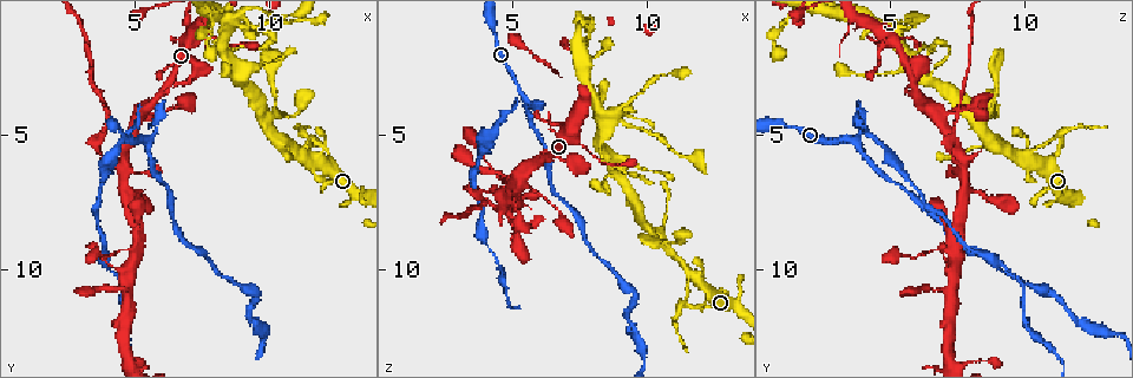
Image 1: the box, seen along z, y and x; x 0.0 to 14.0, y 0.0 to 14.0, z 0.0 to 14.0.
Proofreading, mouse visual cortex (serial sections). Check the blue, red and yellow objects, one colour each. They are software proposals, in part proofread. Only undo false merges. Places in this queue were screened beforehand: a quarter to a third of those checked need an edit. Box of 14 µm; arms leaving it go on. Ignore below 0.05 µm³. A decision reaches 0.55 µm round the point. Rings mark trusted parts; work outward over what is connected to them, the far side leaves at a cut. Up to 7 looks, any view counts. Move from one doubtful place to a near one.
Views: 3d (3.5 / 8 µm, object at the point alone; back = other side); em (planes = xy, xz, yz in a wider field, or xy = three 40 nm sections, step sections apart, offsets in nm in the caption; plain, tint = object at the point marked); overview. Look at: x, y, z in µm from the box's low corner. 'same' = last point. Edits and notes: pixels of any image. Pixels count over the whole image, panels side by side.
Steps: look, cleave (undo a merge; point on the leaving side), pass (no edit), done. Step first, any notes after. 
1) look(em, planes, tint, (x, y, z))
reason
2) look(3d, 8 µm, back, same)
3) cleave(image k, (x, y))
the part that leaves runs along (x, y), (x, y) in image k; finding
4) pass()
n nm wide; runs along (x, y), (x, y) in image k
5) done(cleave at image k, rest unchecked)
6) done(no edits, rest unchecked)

look(3d, 3.5 µm, (5.4, 5.2, 3.7))
thin neck

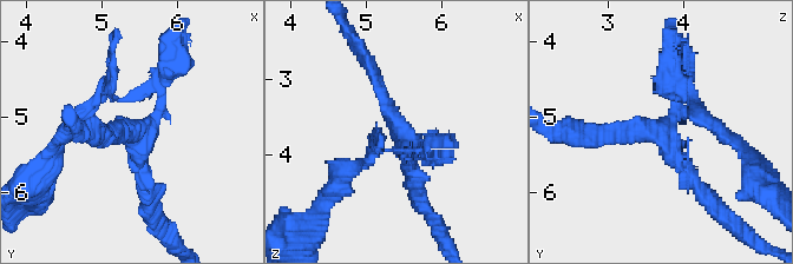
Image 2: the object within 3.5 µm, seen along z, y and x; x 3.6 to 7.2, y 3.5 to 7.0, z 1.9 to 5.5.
look(em, xy, step 2, tint, (5.45, 5.20, 3.65))
now the EM

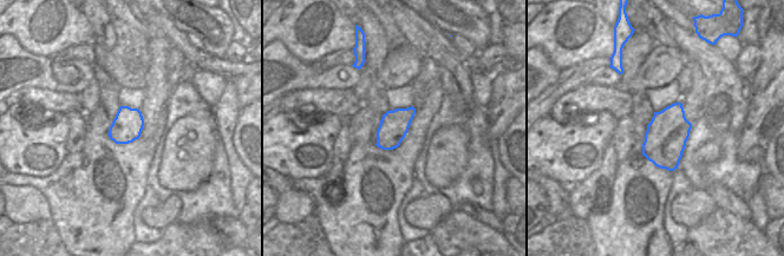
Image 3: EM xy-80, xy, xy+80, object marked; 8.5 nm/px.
cleave(image 2, (171, 70))
the part that leaves runs along (425, 146), (418, 152), (378, 146), (345, 177) in image 2; two cells meet here

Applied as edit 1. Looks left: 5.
look(overview)

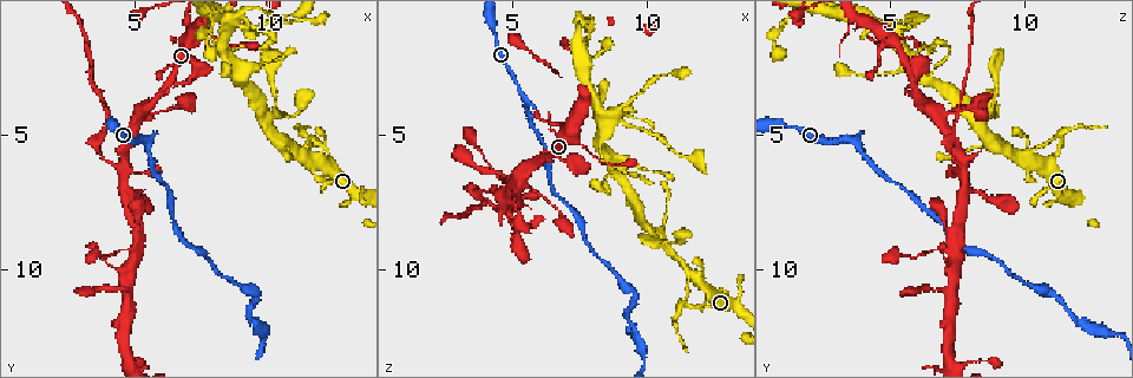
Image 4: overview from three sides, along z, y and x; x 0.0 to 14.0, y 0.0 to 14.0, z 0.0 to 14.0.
look(3d, 3.5 µm, (11.1, 4.9, 11.4))
sharp bend

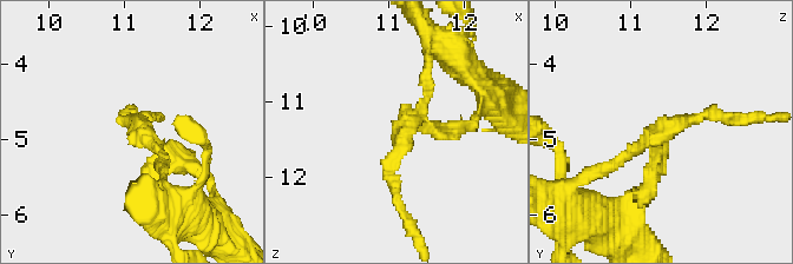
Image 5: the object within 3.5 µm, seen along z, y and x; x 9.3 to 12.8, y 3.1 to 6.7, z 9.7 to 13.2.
look(em, xy, step 5, tint, (11.20, 4.90, 11.30))

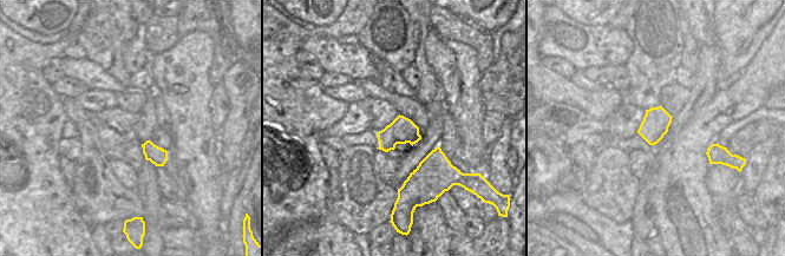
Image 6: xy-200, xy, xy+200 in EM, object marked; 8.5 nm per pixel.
cleave(image 5, (673, 125))
the part that leaves runs along (647, 144), (677, 118), (732, 118) in image 5; a second cell is stuck on

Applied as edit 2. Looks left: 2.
look(3d, 3.5 µm, (8.9, 3.0, 6.5))
four-way junction

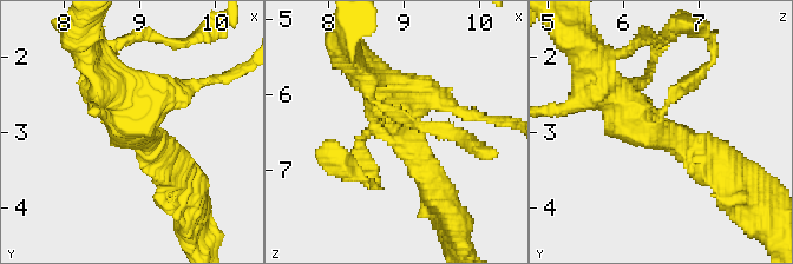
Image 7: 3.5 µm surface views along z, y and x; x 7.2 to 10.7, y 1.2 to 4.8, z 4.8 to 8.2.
look(em, xy, step 5, tint, (8.85, 3.00, 6.40))
4 arms; arms of 150, 400, 450, 500 nm; need the tissue

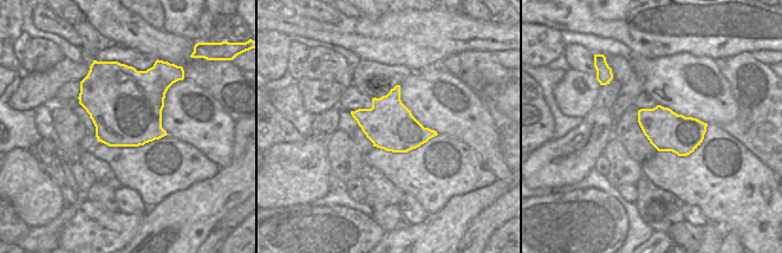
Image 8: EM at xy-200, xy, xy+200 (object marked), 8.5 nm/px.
pass()
runs along (712, 153), (646, 132), (603, 80) in image 7; continuous, no second cell

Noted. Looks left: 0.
done(cleave at image 2, cleave at image 5, rest unchecked)

